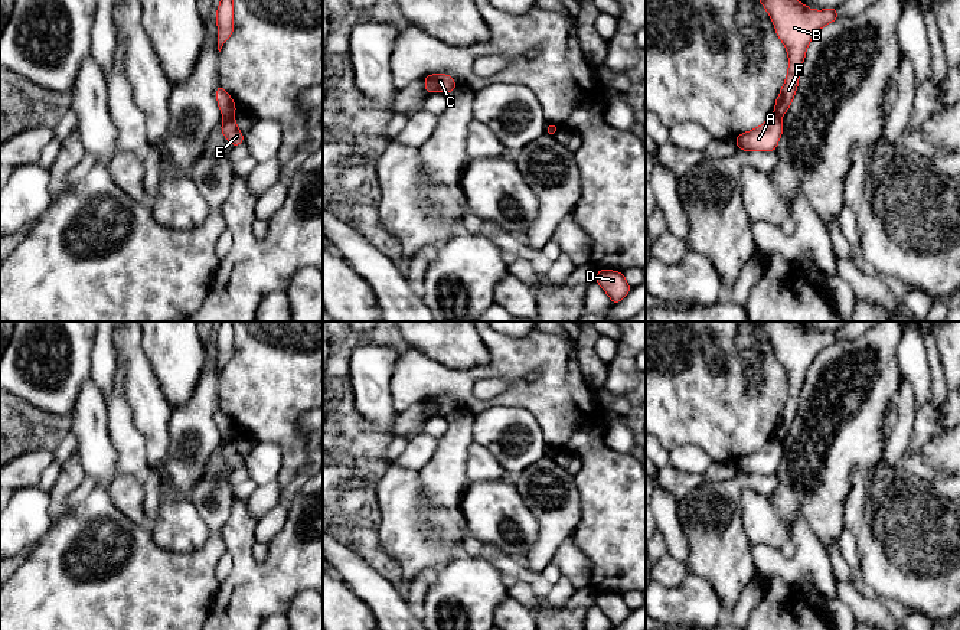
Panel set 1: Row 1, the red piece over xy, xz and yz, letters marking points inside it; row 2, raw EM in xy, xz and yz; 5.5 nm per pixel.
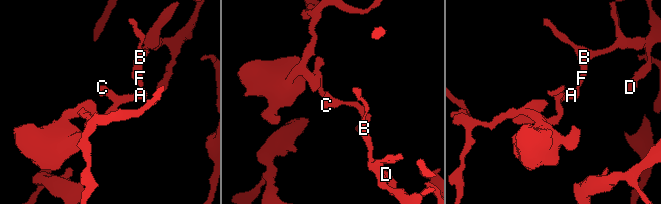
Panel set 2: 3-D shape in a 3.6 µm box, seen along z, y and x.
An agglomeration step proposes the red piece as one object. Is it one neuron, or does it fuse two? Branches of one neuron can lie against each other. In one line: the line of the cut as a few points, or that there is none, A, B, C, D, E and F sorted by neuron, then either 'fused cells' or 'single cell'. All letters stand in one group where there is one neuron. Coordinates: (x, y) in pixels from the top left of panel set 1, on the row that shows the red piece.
cut xy (232, 114), (224, 117); groups A C E / B D F; fused cells

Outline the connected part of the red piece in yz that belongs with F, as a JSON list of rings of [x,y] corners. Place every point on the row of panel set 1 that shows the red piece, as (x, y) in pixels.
[[[797,0],[758,1],[764,4],[788,55],[787,78],[774,105],[774,114],[783,117],[794,99],[810,40],[823,26],[839,19],[837,10],[836,7],[812,10]]]

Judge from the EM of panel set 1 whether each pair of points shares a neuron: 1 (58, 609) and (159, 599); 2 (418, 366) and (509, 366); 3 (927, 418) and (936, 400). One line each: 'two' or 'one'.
1: one
2: one
3: two

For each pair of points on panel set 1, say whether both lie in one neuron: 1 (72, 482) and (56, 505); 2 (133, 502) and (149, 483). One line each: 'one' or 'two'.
1: one
2: two

